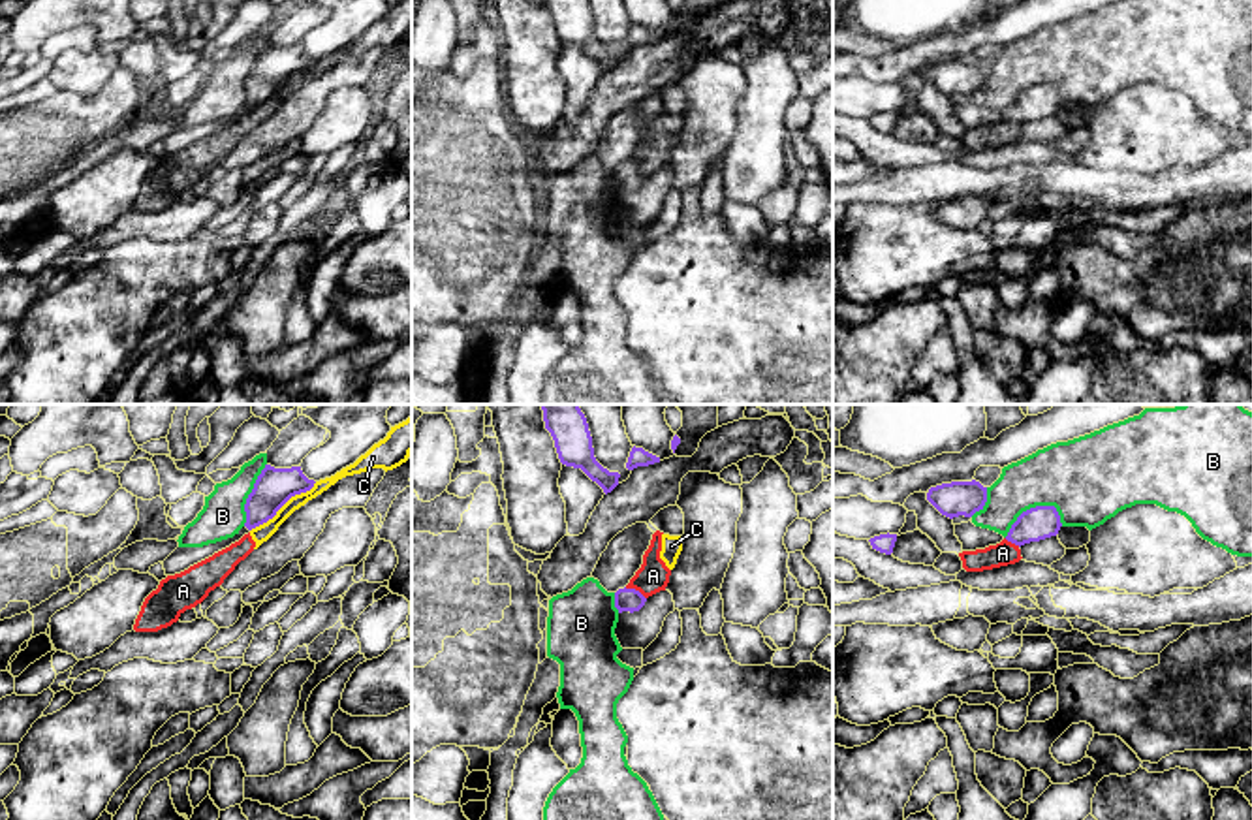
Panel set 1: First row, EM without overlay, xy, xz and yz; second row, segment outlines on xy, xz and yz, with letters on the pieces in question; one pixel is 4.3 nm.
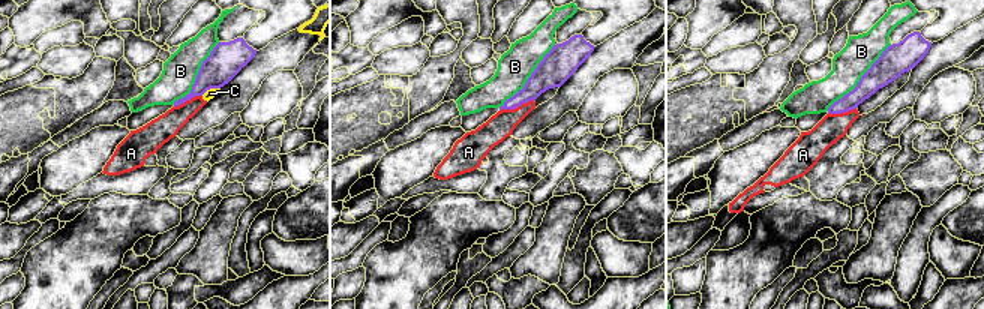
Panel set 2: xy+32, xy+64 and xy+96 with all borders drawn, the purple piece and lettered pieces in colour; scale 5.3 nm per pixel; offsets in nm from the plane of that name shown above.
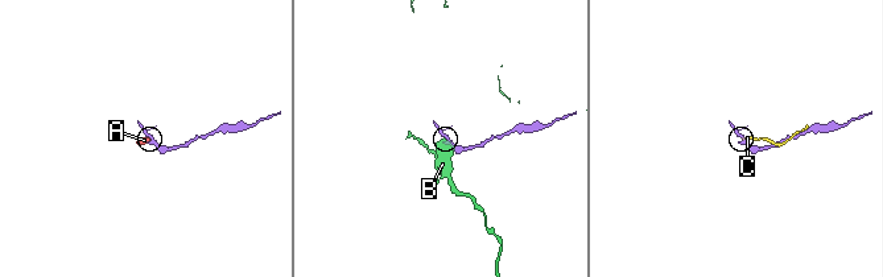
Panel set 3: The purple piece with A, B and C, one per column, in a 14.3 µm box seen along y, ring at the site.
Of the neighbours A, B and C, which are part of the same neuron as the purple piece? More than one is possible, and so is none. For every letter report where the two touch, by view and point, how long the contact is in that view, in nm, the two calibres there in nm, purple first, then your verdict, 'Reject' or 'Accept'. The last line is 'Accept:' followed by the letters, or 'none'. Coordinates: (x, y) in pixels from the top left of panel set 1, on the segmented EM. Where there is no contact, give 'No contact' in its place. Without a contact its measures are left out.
A: Touches purple at xz (634, 589). Shared border 110 nm. Thickness 100 nm (purple) against 140 nm. Reject
B: Touches purple at yz (1031, 508). Shared border 260 nm. Thickness 140 nm (purple) against 320 nm. Reject
C: Touches purple at xy (282, 504). Shared border 360 nm. Thickness 160 nm (purple) against 70 nm. Reject
Accept: none

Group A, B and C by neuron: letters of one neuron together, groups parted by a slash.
A C / B

